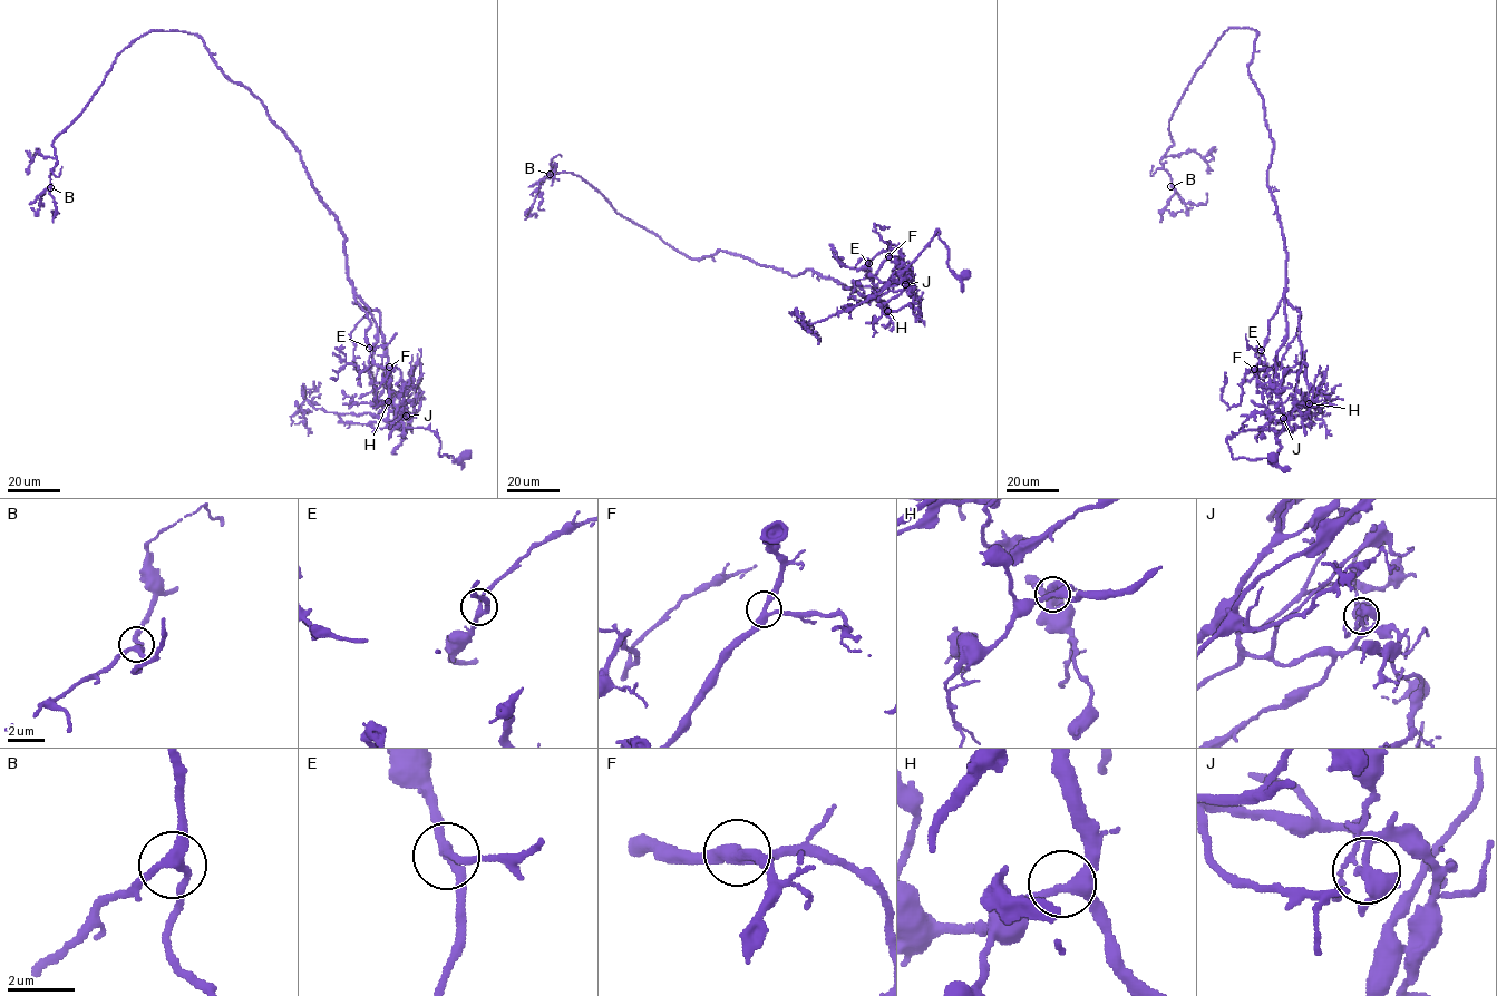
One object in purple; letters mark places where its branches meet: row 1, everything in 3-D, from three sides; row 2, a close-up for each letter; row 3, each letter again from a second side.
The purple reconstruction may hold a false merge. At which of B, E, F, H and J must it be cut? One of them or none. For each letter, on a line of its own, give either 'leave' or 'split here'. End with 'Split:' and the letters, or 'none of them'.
B: leave
E: leave
F: leave
H: leave
J: split here
Split: J

